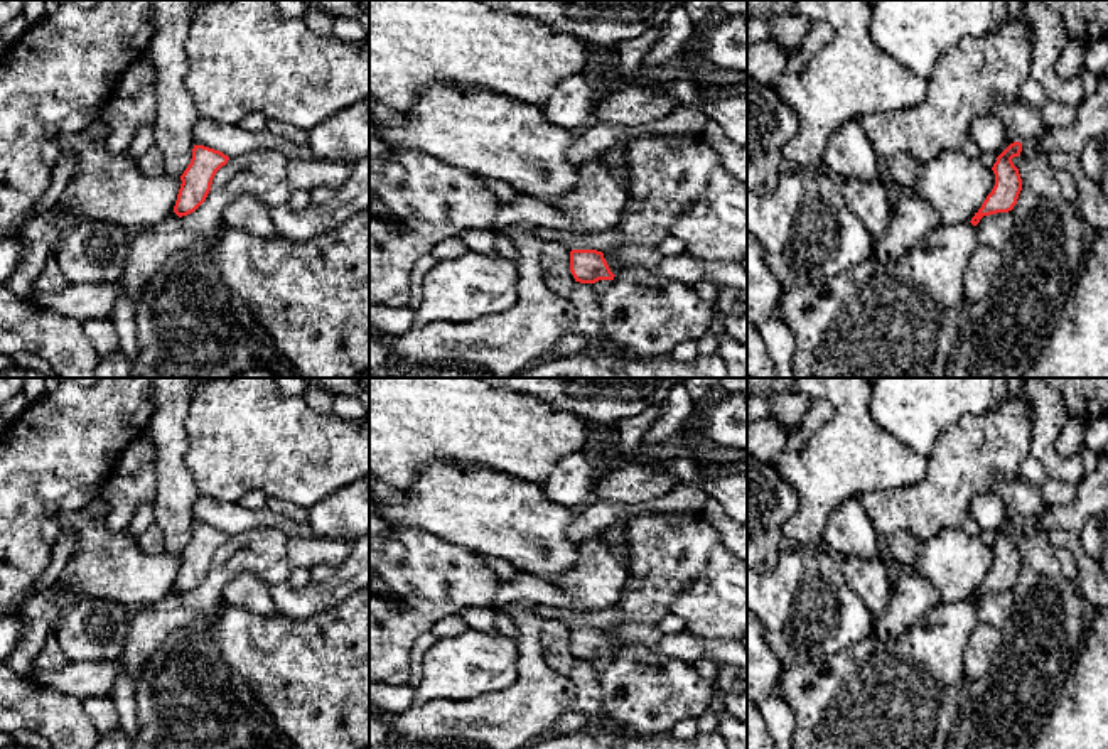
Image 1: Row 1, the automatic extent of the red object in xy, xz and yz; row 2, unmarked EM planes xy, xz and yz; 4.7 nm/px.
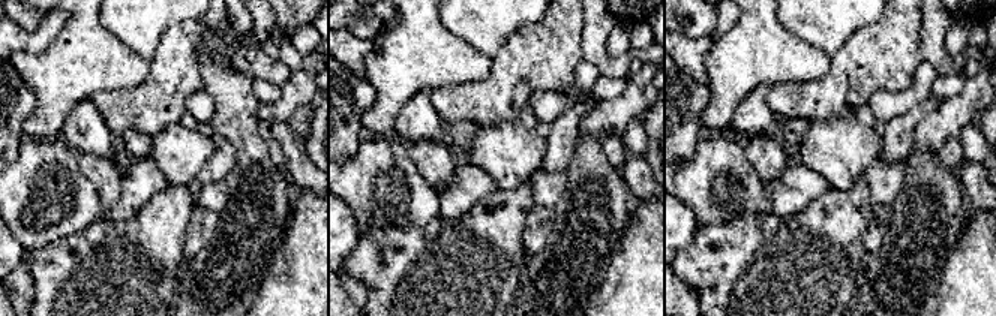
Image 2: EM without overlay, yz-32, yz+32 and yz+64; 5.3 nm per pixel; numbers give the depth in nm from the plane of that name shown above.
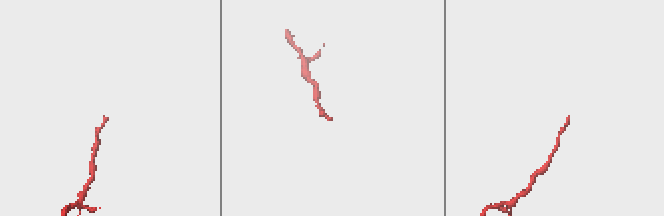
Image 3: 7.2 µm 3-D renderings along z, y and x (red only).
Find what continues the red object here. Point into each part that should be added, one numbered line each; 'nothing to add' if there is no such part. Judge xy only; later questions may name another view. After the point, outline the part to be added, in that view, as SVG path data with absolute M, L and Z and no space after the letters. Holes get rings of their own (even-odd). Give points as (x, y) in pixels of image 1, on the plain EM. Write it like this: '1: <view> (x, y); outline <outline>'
nothing to add

